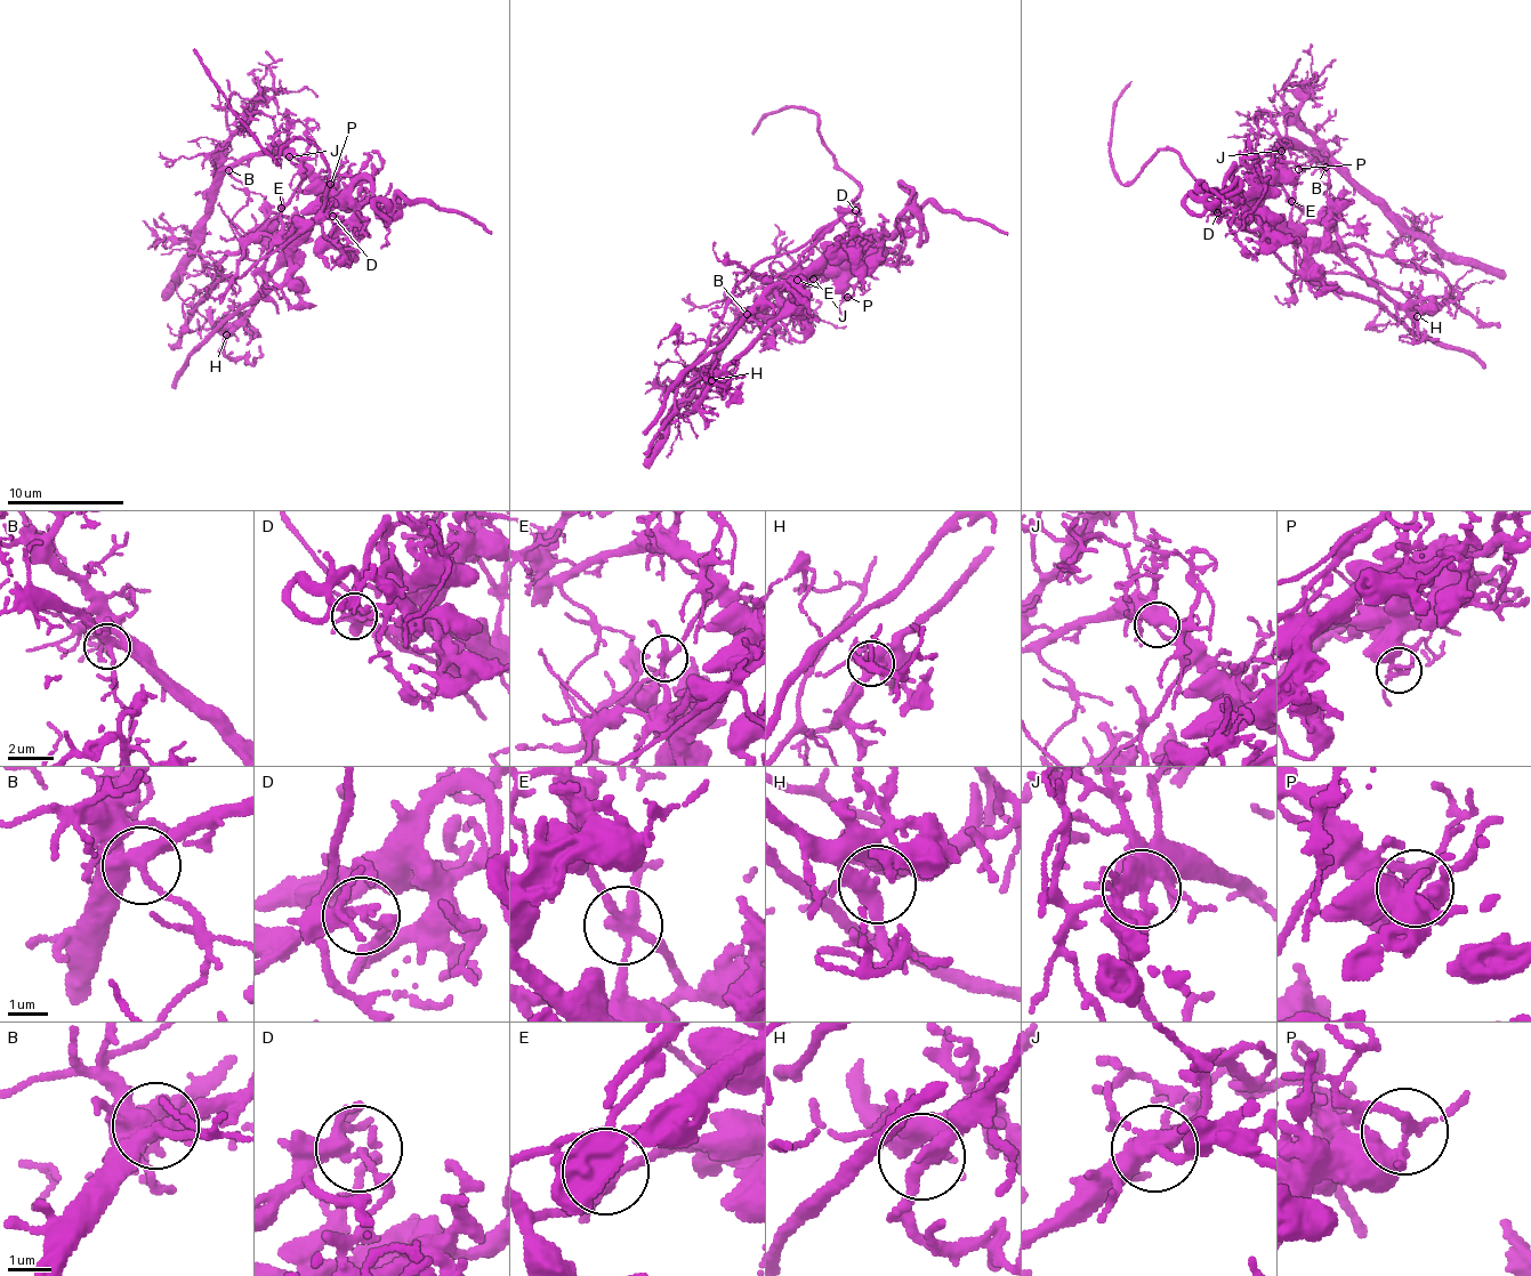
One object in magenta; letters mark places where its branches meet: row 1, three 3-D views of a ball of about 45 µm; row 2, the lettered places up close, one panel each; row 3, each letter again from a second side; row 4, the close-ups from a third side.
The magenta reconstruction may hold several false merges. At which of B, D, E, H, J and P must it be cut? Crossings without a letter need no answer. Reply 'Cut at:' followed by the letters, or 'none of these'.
Cut at: D, E, J, P

